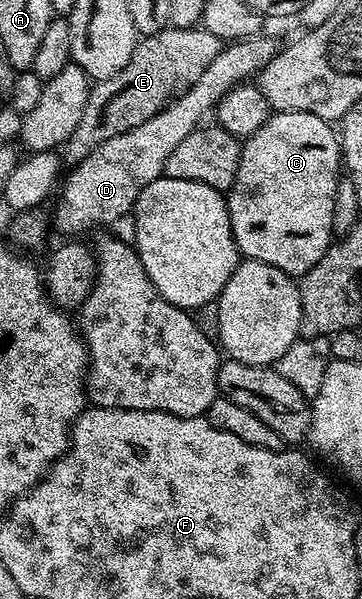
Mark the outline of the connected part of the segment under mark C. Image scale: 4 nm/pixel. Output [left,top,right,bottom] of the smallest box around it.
[226,112,341,279]

